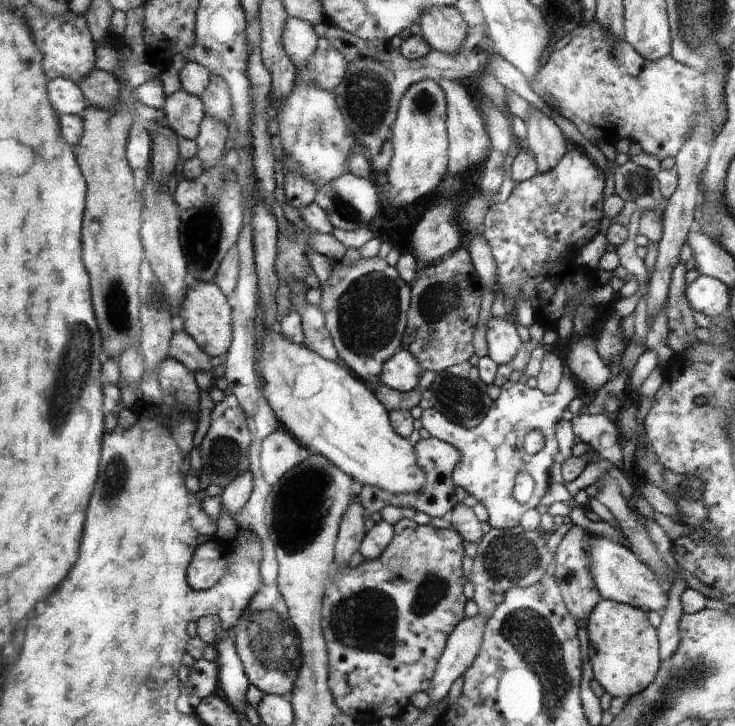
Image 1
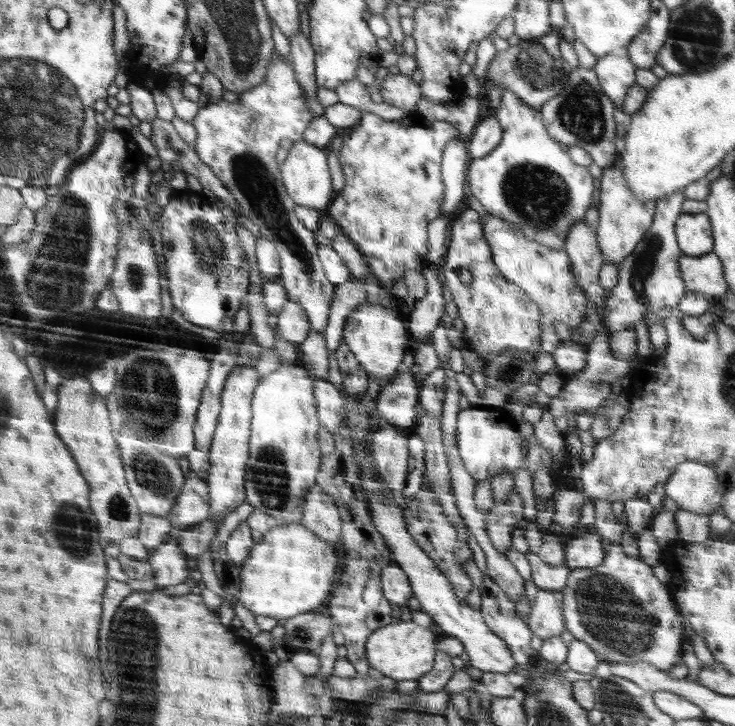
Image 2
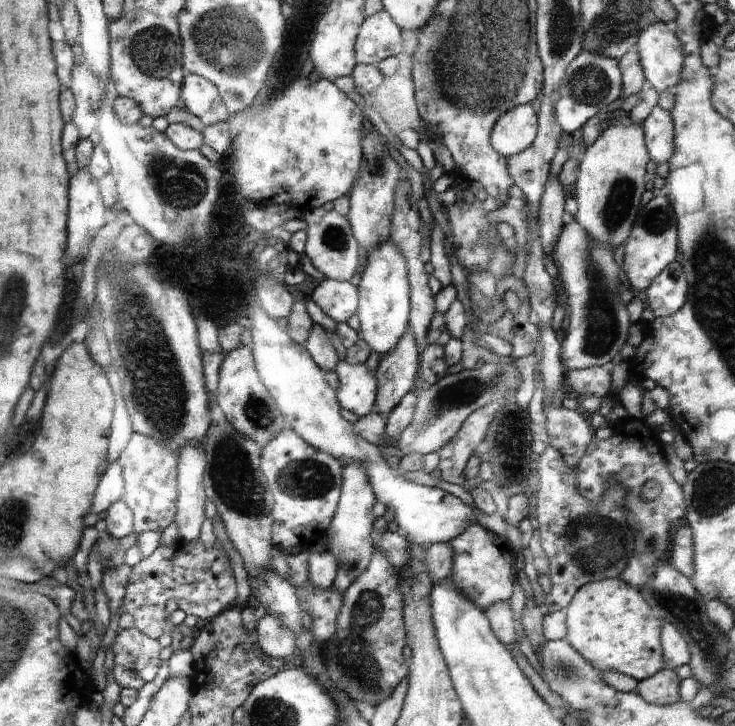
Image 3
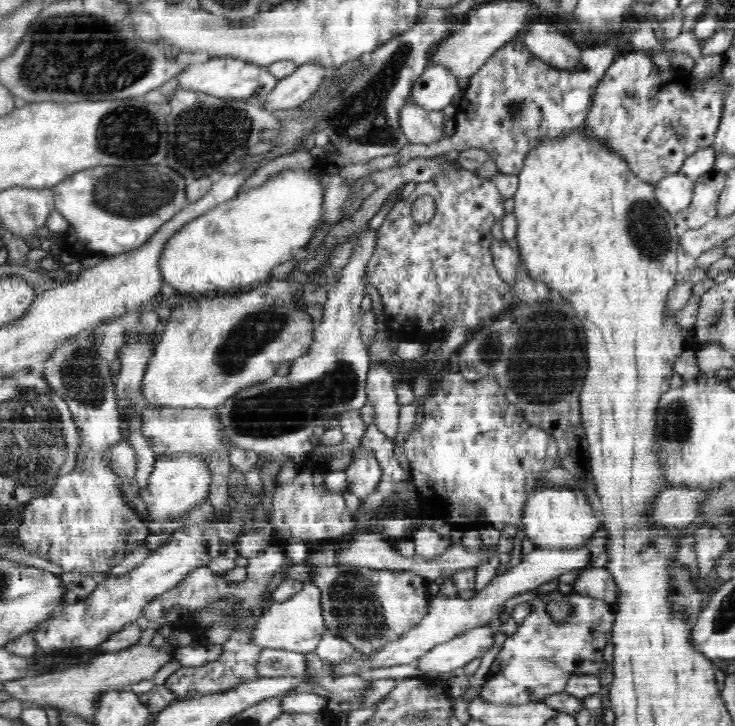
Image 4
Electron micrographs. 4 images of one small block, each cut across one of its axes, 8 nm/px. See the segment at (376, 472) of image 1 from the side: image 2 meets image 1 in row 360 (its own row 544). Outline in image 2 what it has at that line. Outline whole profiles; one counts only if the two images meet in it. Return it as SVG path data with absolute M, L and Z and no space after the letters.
M280 523L266 532L262 542L253 546L249 558L240 566L241 583L238 596L245 608L251 610L255 616L269 616L278 620L287 619L320 606L328 598L330 588L334 586L334 580L338 574L338 566L340 566L340 554L338 554L338 548L332 546L332 543L322 540L302 523Z

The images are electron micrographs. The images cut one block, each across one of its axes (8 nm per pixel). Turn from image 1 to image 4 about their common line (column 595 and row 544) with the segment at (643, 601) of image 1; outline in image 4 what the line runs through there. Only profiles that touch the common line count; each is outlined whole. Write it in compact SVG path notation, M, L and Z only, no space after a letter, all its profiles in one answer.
M539 486L529 494L525 502L521 524L526 538L538 547L577 549L590 540L601 523L593 516L592 506L581 491L574 492L559 486Z

